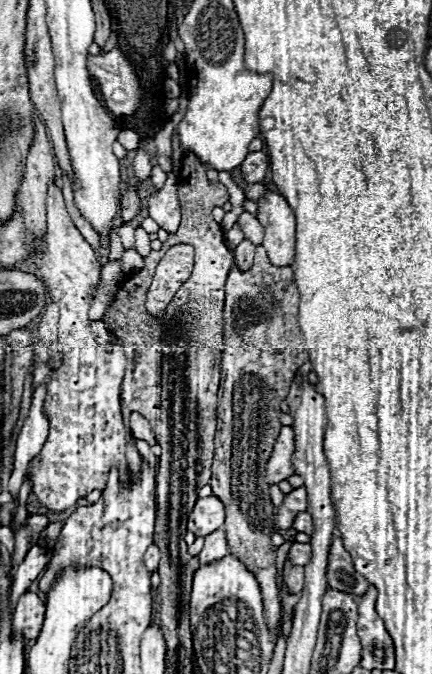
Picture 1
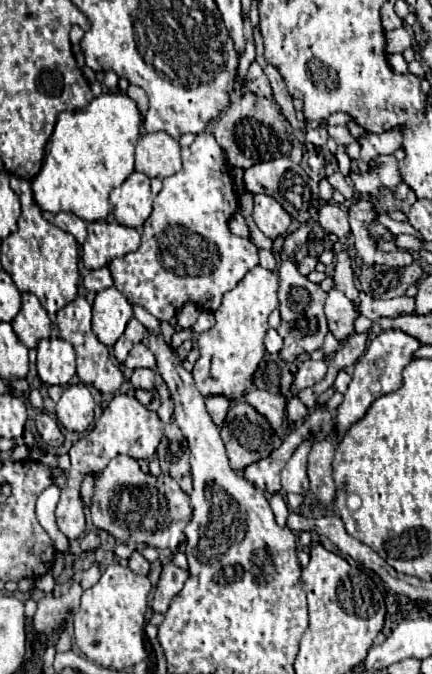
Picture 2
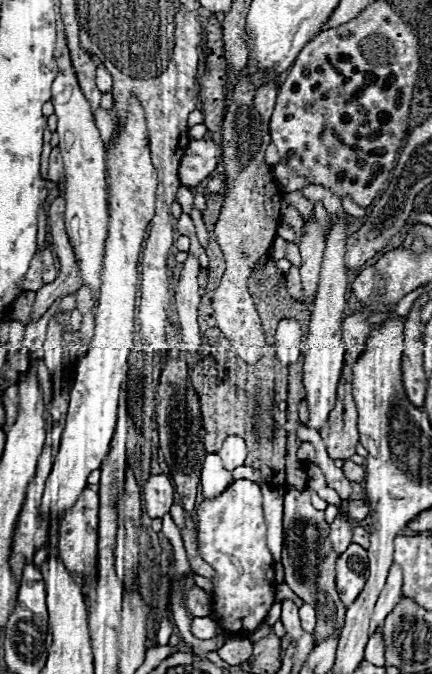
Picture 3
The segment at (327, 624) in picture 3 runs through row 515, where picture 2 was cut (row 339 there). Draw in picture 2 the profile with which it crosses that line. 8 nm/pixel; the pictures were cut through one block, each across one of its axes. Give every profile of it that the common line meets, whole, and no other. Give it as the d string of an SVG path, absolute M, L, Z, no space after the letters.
M286 258L278 266L278 278L280 278L280 288L278 288L278 310L282 316L282 324L278 326L278 334L284 340L284 350L282 356L294 360L302 352L312 352L322 346L324 336L328 334L326 326L326 316L324 316L324 300L326 292L318 286L312 284L306 276L302 276L296 268L296 262Z

